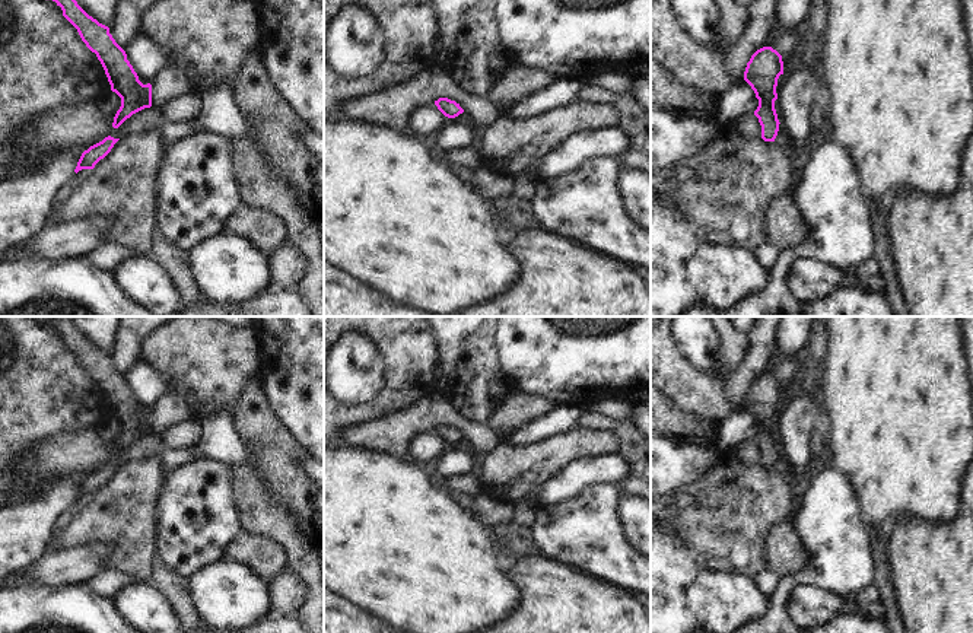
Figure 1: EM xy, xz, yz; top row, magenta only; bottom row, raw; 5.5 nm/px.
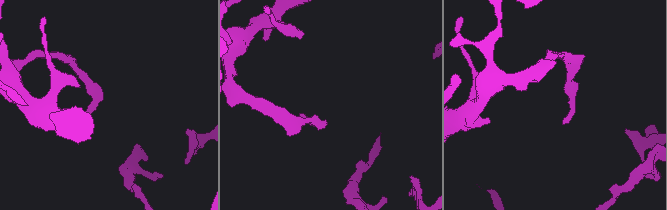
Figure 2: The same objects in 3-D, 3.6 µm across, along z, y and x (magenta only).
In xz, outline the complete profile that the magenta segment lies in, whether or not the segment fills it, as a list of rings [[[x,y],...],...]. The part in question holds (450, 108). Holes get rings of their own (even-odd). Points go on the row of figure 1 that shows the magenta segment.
[[[439,98],[438,101],[435,101],[435,105],[448,118],[455,118],[464,112],[464,109],[460,106],[460,104],[457,104],[455,101],[451,101],[448,98]]]

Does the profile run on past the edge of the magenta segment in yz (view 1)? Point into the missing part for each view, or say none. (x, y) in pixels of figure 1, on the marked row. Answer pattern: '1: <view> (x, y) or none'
1: none

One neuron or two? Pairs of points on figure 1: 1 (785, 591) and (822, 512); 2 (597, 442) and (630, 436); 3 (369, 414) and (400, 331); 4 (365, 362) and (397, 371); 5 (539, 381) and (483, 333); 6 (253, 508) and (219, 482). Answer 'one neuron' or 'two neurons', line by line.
1: one neuron
2: two neurons
3: one neuron
4: two neurons
5: two neurons
6: two neurons

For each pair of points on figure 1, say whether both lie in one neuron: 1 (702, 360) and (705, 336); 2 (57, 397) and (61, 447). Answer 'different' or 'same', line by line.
1: same
2: different

